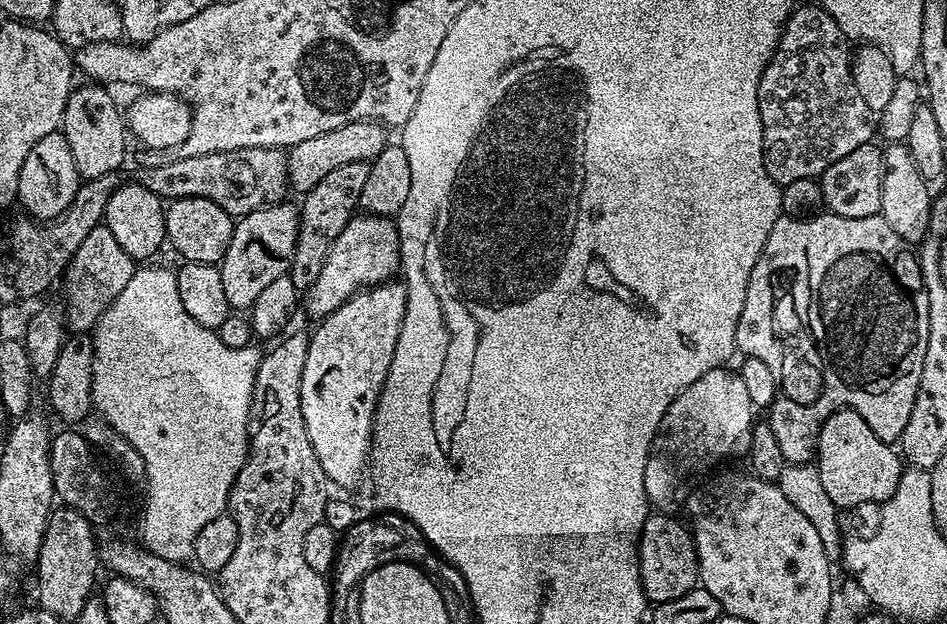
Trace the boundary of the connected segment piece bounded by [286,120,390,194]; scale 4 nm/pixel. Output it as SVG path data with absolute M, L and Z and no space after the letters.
M359 120L346 126L338 126L338 130L326 130L326 134L318 134L315 138L306 138L306 142L298 142L287 149L288 182L293 193L309 192L330 170L338 170L338 166L346 166L346 162L371 162L375 156L390 142L385 125L374 120Z

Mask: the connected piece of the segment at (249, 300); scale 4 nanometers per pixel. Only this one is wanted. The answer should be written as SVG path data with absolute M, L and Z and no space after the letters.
M288 203L270 204L267 208L254 210L235 221L230 246L226 246L226 254L218 265L222 274L222 290L226 293L229 309L251 309L258 294L270 282L289 275L298 242L300 213L295 203Z

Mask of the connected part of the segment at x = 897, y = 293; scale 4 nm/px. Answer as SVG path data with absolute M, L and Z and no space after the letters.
M784 214L778 222L774 222L774 230L770 230L770 238L766 238L766 246L762 246L758 262L754 262L754 270L750 270L750 282L746 286L746 306L742 306L742 318L738 318L736 331L737 349L744 356L762 358L762 362L766 362L766 366L770 366L770 370L776 375L776 400L767 413L766 423L778 437L782 458L790 464L806 464L815 457L816 443L826 418L830 418L830 414L840 408L852 408L862 414L862 418L866 418L866 426L870 426L870 430L874 430L878 438L889 442L899 441L902 430L906 430L906 422L910 422L910 410L914 410L914 398L918 394L918 382L922 378L922 362L926 358L926 342L930 334L928 291L920 269L920 257L913 245L898 238L890 222L886 222L881 215L870 218L816 215L820 214L808 214L803 218Z

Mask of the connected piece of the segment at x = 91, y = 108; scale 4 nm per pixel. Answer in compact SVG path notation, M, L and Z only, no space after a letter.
M84 82L68 96L62 131L70 154L74 154L74 166L84 180L102 178L102 174L119 173L124 164L124 151L128 148L126 120L122 108L116 105L107 87L95 82Z

